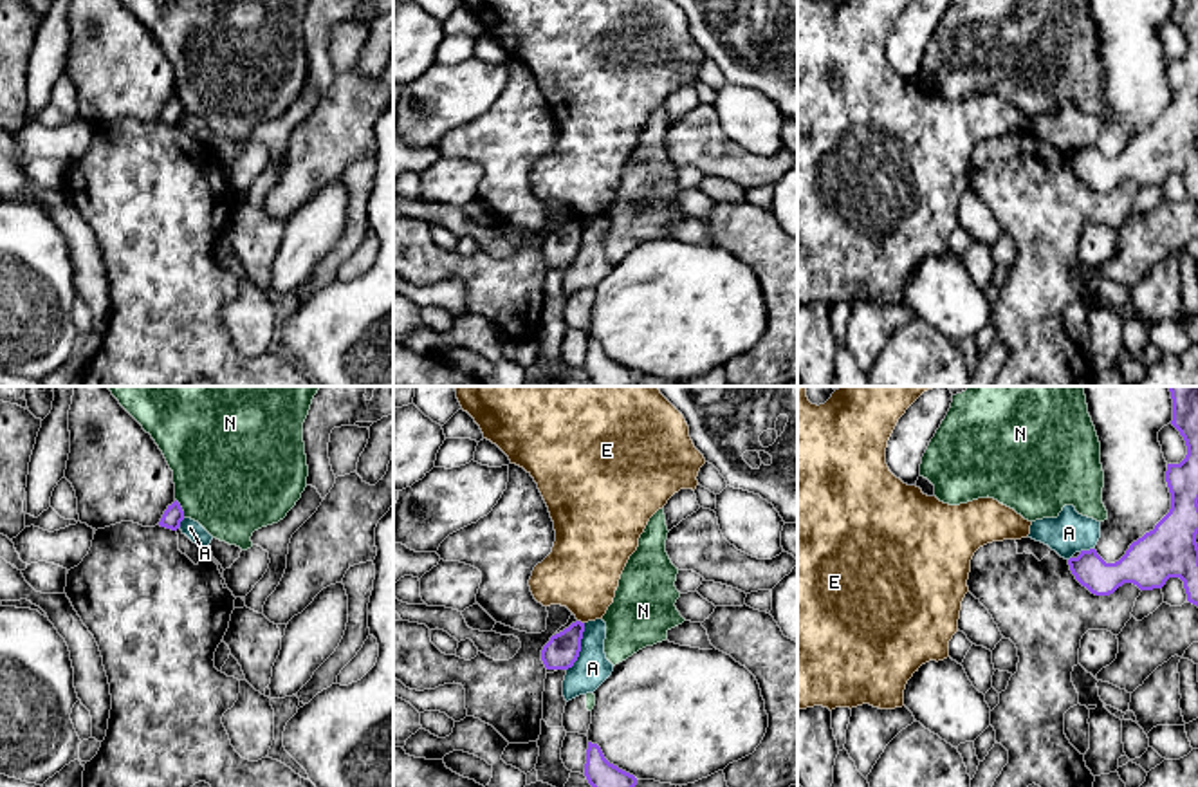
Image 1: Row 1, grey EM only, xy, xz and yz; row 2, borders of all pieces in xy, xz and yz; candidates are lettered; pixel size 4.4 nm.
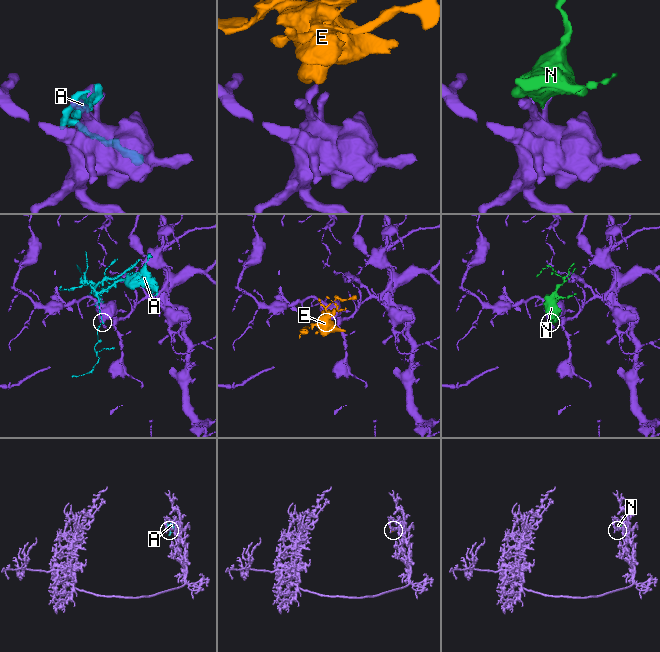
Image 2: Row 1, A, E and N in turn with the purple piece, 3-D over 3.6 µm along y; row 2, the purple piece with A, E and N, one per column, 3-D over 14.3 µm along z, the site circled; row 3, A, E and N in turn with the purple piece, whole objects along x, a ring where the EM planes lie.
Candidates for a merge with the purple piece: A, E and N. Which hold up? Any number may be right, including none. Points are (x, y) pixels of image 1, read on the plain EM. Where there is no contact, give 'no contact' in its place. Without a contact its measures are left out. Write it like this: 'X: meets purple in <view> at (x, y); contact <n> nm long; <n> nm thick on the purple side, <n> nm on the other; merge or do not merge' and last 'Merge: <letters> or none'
A: meets purple in xz at (580, 242); contact 240 nm long; 150 nm thick on the purple side, 160 nm on the other; do not merge
E: meets purple in xz at (580, 217); contact 40 nm long; 150 nm thick on the purple side, 340 nm on the other; do not merge
N: meets purple in xy at (181, 103); contact 100 nm long; 90 nm thick on the purple side, 480 nm on the other; do not merge
Merge: none

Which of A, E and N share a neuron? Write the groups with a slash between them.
A / E / N

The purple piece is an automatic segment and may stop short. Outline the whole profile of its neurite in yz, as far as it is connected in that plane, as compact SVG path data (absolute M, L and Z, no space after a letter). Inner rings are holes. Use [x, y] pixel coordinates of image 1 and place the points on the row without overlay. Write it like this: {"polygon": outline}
{"polygon": "M1173 0L1171 20L1184 32L1187 51L1180 60L1167 60L1169 108L1115 159L1106 159L1095 144L1081 146L1077 153L1068 155L1075 175L1095 191L1110 191L1124 179L1133 179L1140 186L1162 184L1169 173L1180 173L1187 197L1198 202L1198 0Z"}

